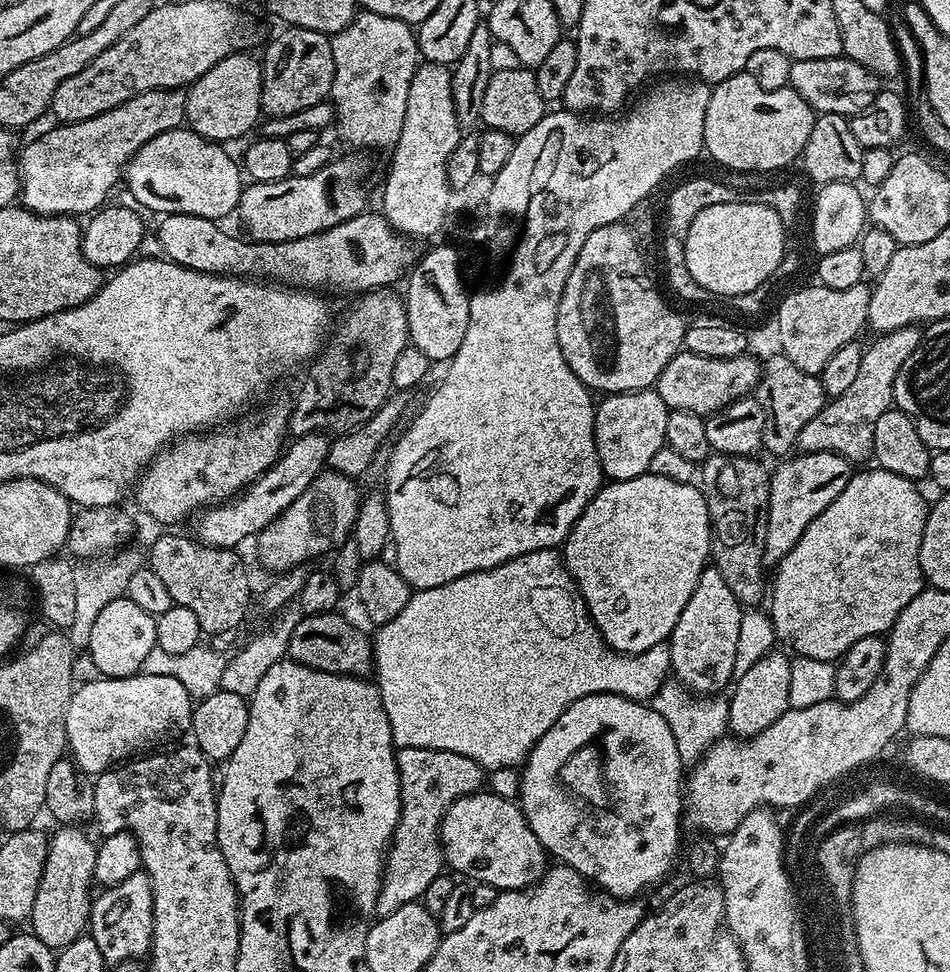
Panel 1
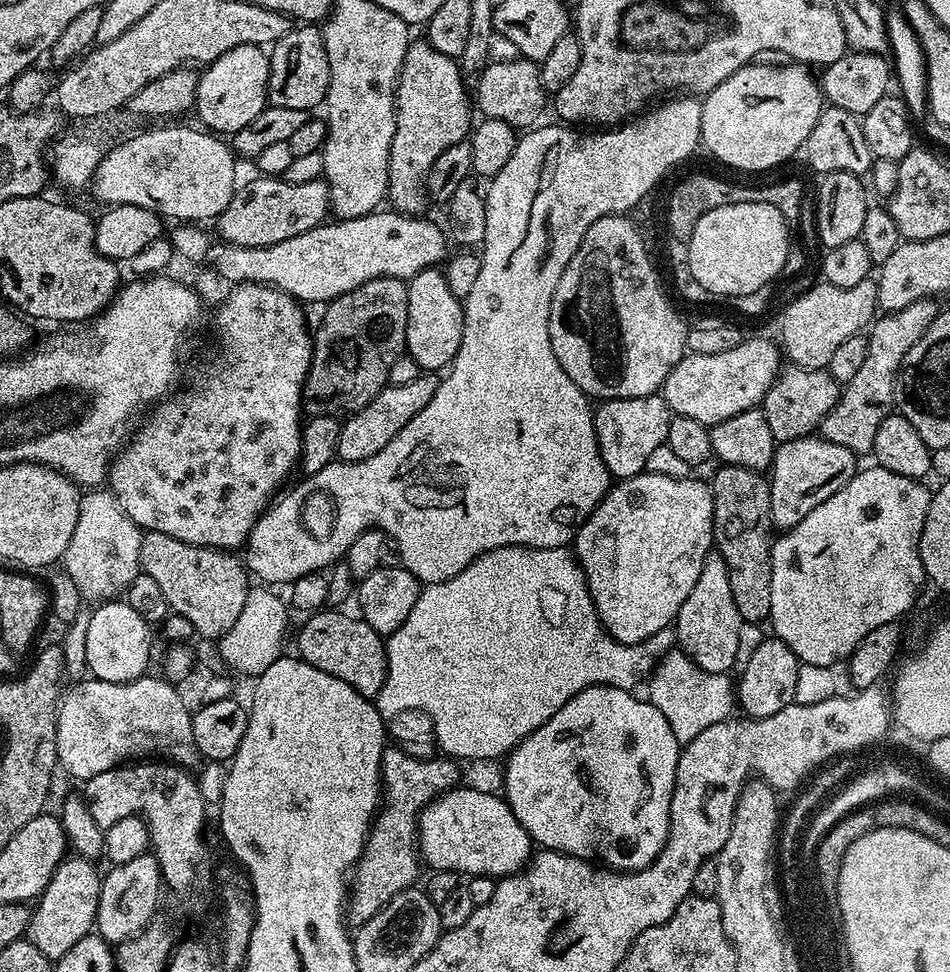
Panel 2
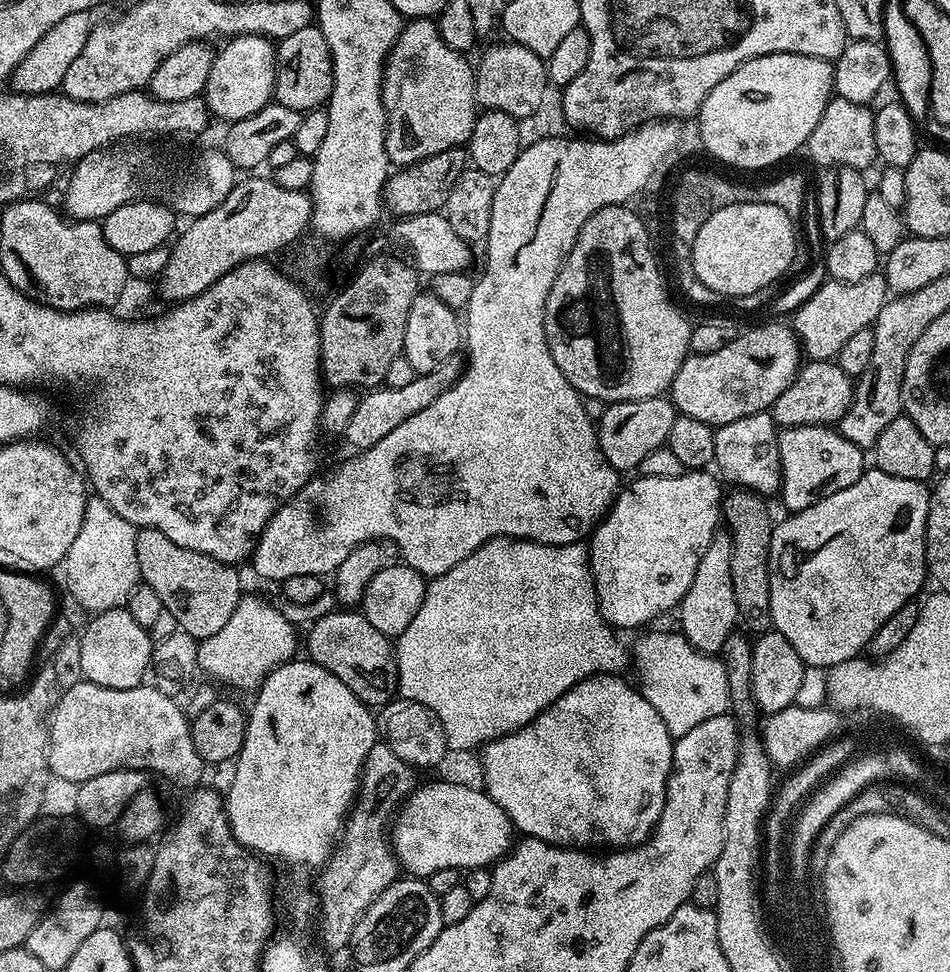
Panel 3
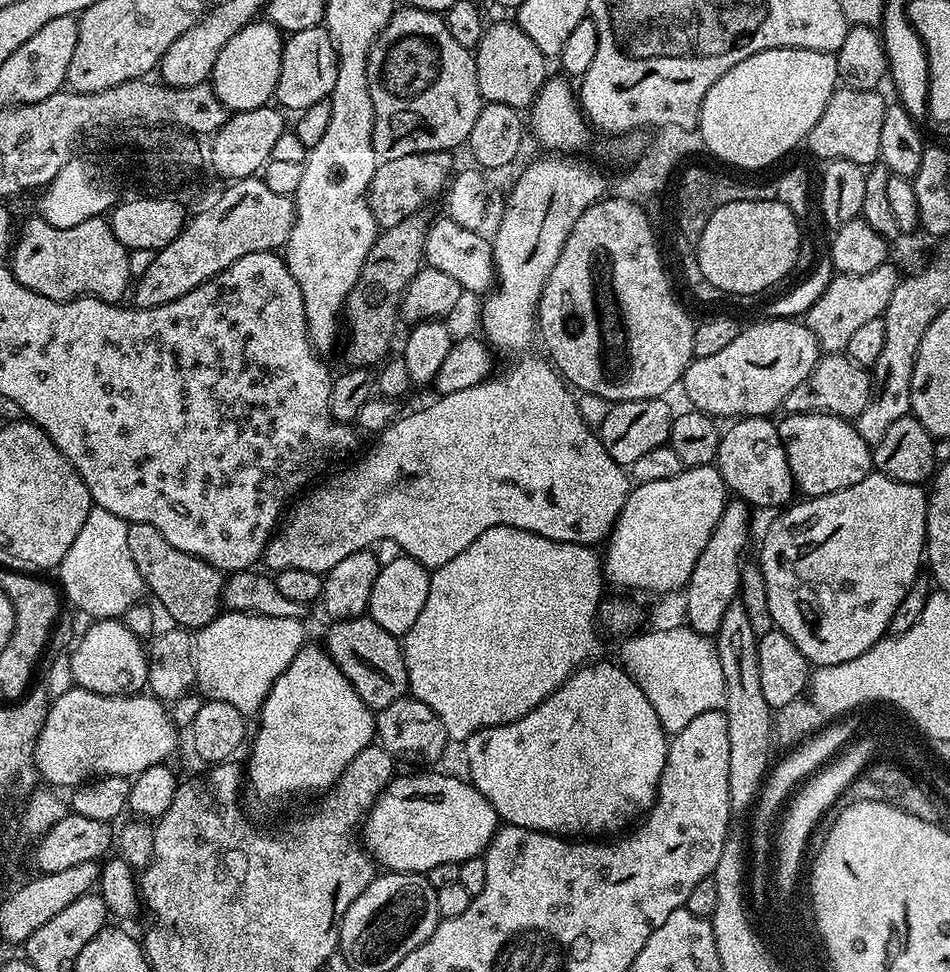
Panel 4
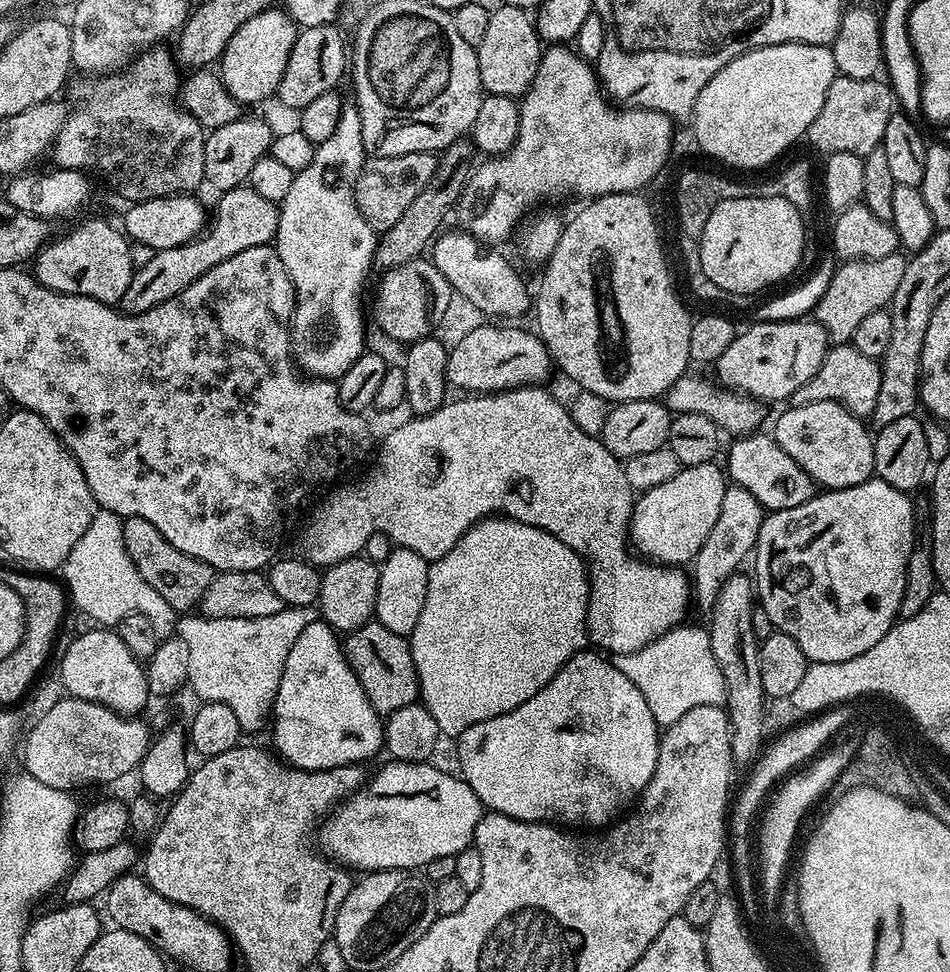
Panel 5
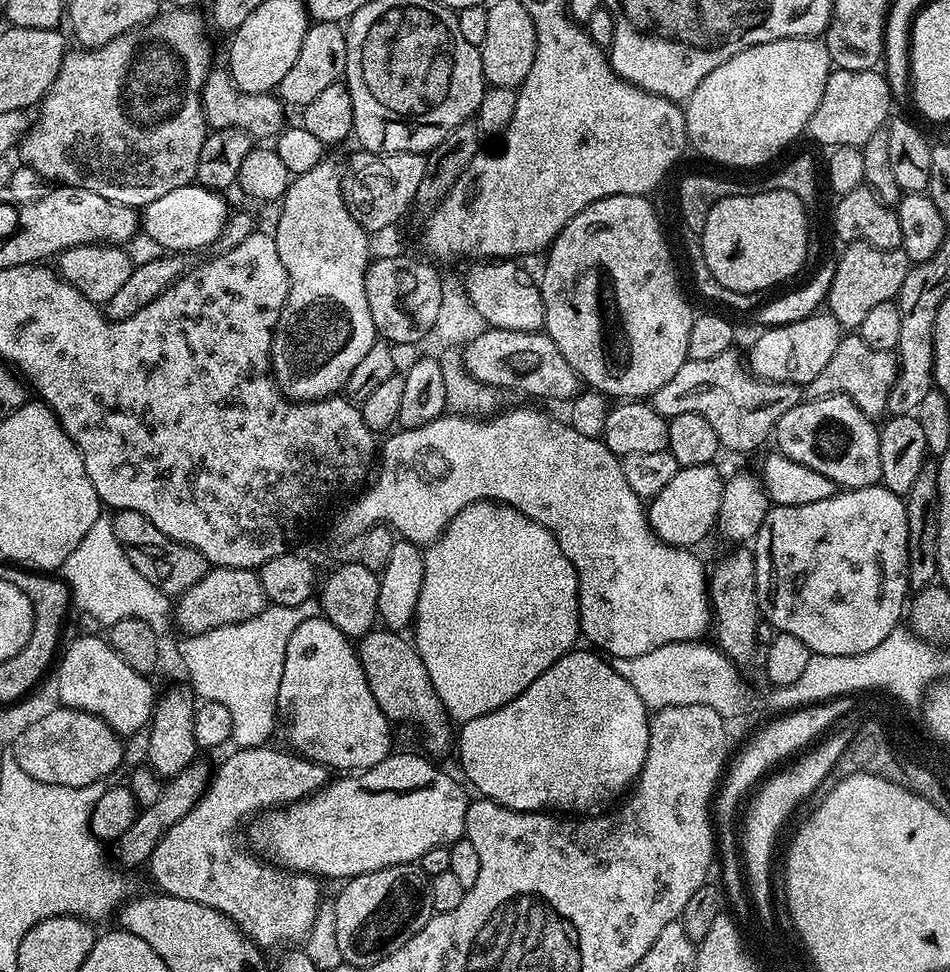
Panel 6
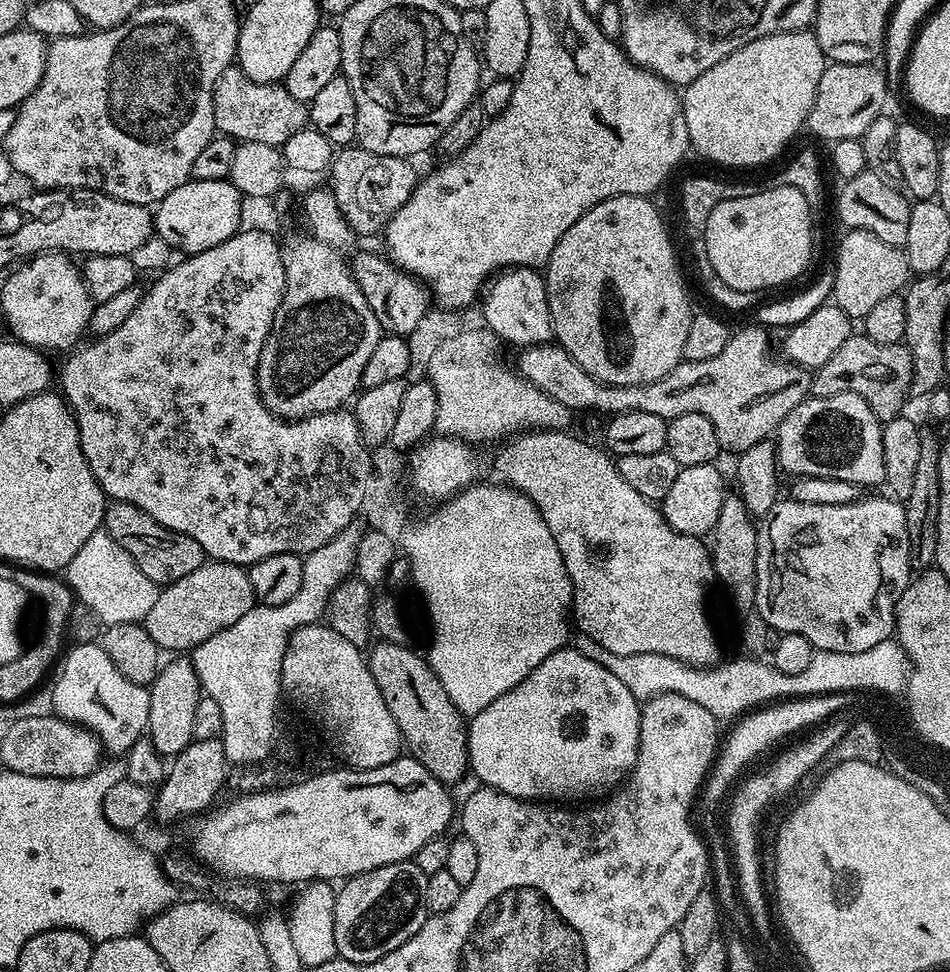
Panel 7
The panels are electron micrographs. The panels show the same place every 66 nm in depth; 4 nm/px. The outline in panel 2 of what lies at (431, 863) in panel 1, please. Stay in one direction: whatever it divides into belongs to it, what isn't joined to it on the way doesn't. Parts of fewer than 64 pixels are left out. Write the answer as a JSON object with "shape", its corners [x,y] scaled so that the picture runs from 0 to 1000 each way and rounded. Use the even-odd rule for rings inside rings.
{"shape":[[[408,767],[402,776],[400,805],[402,826],[394,847],[388,851],[387,865],[383,867],[383,878],[379,880],[379,887],[375,890],[368,905],[368,947],[369,950],[372,947],[372,952],[375,953],[394,944],[394,940],[398,940],[398,936],[402,936],[402,932],[406,932],[406,928],[415,924],[415,920],[435,913],[439,908],[438,904],[442,901],[442,893],[444,894],[444,882],[440,876],[440,841],[454,823],[467,818],[485,806],[485,791],[481,783],[476,780],[442,781],[433,778],[422,769]]]}

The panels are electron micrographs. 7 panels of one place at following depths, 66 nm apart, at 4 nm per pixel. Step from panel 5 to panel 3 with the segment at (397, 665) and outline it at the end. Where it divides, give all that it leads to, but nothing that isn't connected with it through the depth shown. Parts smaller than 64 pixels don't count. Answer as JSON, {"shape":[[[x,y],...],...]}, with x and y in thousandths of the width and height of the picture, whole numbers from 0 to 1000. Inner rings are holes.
{"shape":[[[353,628],[335,636],[323,647],[323,678],[347,689],[356,702],[361,702],[382,724],[399,730],[414,719],[417,712],[417,668],[402,648],[394,648],[385,640],[382,629]]]}

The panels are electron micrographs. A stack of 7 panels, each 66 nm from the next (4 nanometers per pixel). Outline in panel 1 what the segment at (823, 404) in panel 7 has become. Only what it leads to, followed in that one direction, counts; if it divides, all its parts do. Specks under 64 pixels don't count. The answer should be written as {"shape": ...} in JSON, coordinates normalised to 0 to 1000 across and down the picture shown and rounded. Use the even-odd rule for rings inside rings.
{"shape":[[[842,465],[833,471],[825,471],[812,487],[811,521],[806,537],[806,562],[804,579],[808,582],[820,580],[822,574],[836,566],[836,558],[848,549],[848,541],[891,504],[891,496],[899,488],[898,478],[891,471],[877,465]]]}

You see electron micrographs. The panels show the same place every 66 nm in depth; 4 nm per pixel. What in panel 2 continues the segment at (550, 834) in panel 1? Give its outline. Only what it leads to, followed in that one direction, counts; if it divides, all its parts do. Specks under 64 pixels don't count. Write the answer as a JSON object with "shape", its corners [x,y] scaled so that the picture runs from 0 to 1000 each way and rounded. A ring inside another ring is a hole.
{"shape":[[[637,704],[621,706],[617,710],[604,714],[604,718],[600,718],[600,722],[596,722],[596,726],[592,726],[592,730],[587,730],[587,735],[583,735],[583,739],[579,739],[574,745],[566,747],[566,751],[558,754],[546,767],[535,775],[533,785],[529,787],[528,819],[535,824],[541,842],[545,842],[545,846],[549,846],[561,869],[578,877],[606,881],[609,885],[631,887],[641,895],[671,897],[684,891],[684,887],[688,887],[688,883],[693,883],[693,879],[703,865],[705,821],[709,817],[712,808],[712,793],[717,769],[714,759],[709,759],[709,751],[705,751],[705,743],[701,743],[697,730],[689,728],[681,719],[673,720],[669,714],[659,708],[647,708]]]}

